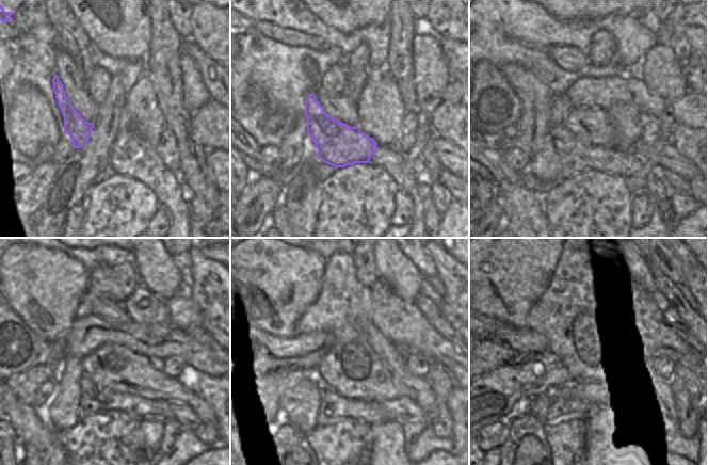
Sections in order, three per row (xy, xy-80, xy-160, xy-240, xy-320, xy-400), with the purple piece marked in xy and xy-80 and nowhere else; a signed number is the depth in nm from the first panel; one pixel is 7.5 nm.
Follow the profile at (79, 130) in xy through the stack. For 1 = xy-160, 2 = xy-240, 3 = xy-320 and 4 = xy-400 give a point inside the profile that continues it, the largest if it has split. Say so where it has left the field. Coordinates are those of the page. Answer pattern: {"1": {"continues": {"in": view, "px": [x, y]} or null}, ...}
{"1": {"continues": {"in": "xy-160", "px": [575, 156]}}, "2": {"continues": {"in": "xy-240", "px": [94, 400]}}, "3": {"continues": {"in": "xy-320", "px": [334, 406]}}, "4": {"continues": {"in": "xy-400", "px": [566, 410]}}}

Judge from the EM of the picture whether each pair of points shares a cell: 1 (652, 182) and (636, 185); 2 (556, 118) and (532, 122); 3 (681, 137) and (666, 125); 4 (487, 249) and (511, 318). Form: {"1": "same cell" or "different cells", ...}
{"1": "different cells", "2": "different cells", "3": "different cells", "4": "same cell"}

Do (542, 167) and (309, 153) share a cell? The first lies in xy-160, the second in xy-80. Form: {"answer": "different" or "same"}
{"answer": "same"}

